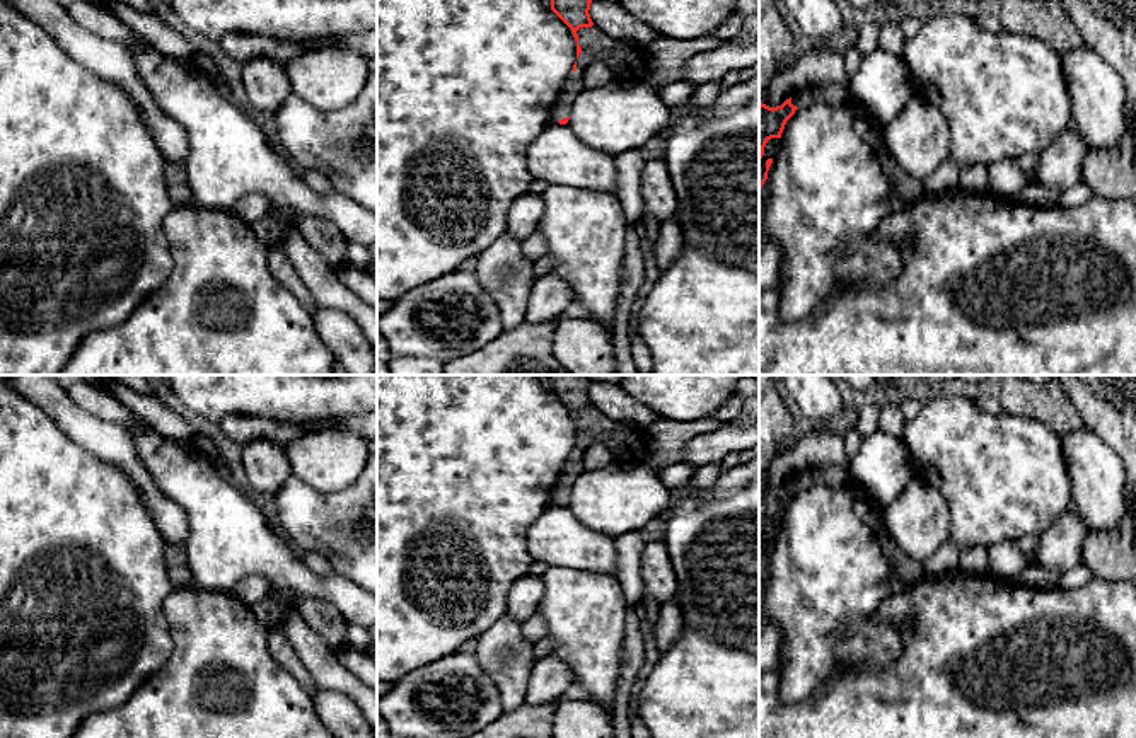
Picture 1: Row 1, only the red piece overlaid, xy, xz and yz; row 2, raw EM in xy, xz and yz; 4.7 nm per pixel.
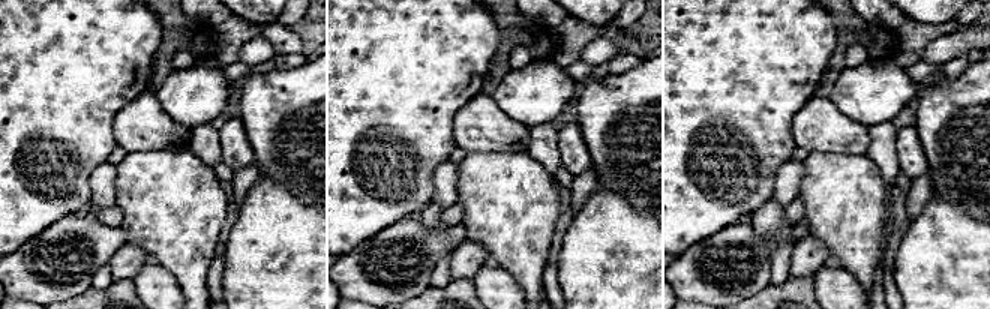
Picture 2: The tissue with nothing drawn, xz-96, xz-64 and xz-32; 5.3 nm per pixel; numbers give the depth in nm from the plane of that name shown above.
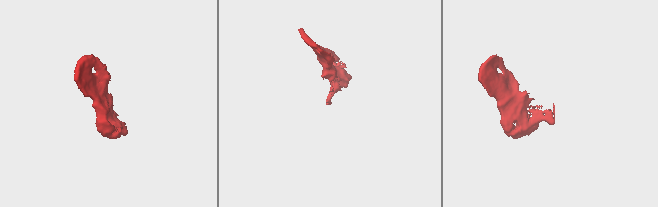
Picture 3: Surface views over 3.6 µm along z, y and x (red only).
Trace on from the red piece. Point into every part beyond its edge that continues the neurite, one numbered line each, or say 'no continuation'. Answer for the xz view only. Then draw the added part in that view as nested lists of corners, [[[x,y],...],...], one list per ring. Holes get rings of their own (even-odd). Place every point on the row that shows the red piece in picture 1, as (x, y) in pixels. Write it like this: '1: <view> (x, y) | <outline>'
1: xz (628, 63) | [[[595,26],[580,27],[577,34],[582,53],[577,58],[577,70],[570,73],[551,109],[551,124],[558,124],[559,119],[570,116],[573,101],[583,90],[583,70],[590,63],[606,63],[612,70],[614,78],[623,82],[643,80],[646,73],[646,56],[643,49],[609,39]]]

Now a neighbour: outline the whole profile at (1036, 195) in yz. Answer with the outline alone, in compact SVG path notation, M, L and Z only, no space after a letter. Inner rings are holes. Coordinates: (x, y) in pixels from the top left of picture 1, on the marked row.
M1027 182L1022 189L1017 201L1030 205L1030 206L1056 206L1059 205L1059 191L1054 191L1052 187L1037 184L1037 182Z

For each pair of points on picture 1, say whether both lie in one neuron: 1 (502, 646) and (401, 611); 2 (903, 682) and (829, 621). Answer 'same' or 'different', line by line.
1: different
2: different

